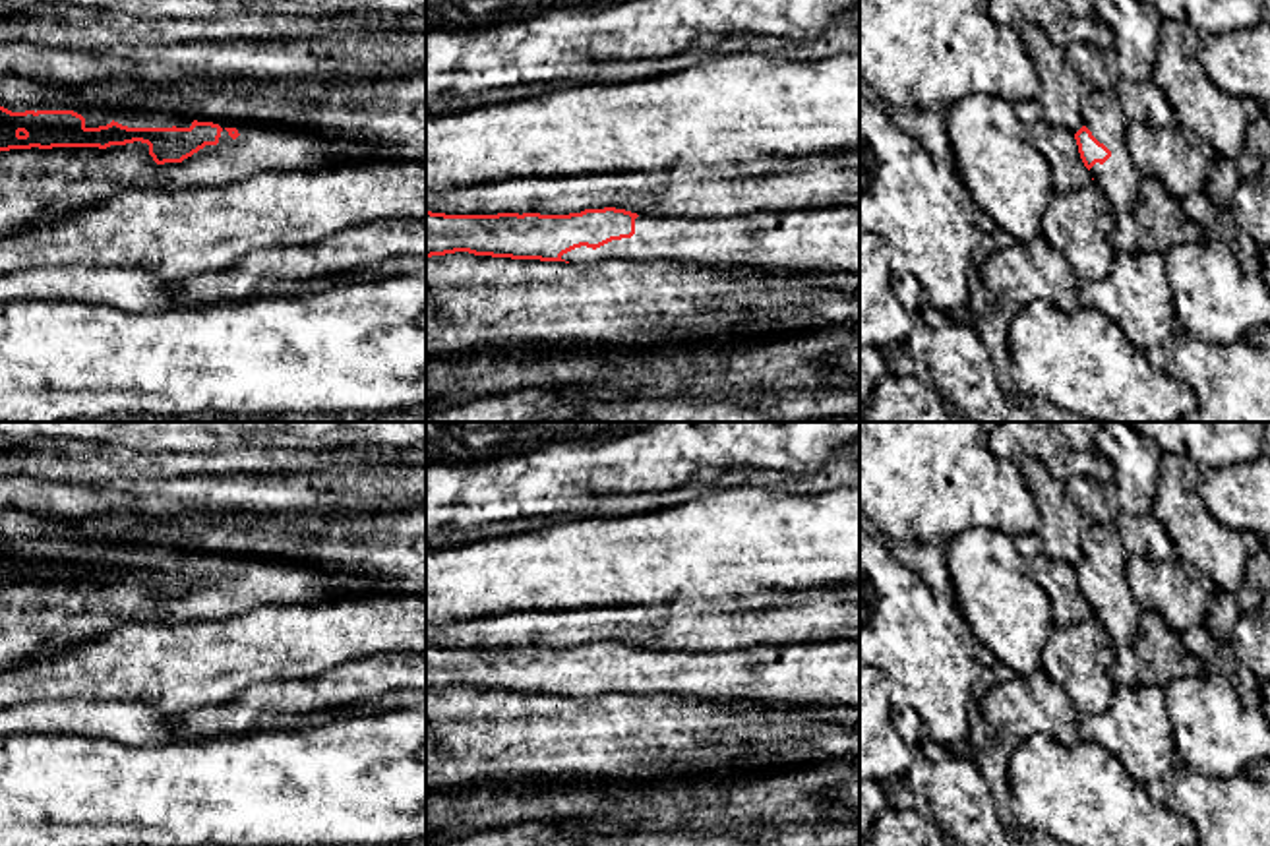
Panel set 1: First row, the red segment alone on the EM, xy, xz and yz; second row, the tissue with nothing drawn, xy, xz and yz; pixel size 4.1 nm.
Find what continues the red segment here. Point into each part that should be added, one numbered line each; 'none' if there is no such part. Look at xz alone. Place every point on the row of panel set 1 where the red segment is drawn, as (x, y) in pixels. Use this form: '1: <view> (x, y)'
1: xz (806, 239)

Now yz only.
1: yz (1119, 182)

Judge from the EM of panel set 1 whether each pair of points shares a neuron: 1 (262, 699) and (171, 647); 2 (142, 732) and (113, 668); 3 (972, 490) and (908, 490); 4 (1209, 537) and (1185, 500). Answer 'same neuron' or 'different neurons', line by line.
1: different neurons
2: different neurons
3: same neuron
4: same neuron

